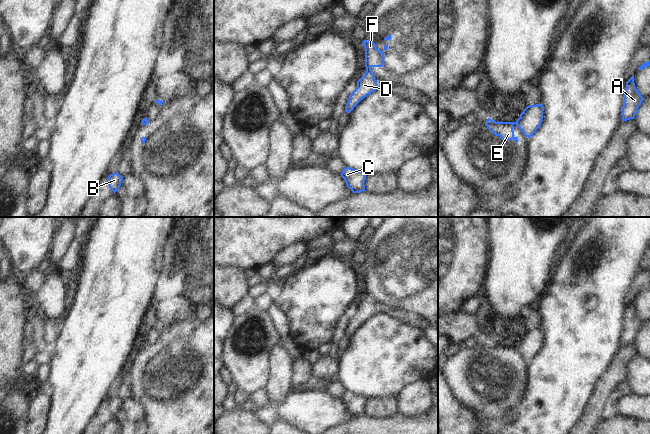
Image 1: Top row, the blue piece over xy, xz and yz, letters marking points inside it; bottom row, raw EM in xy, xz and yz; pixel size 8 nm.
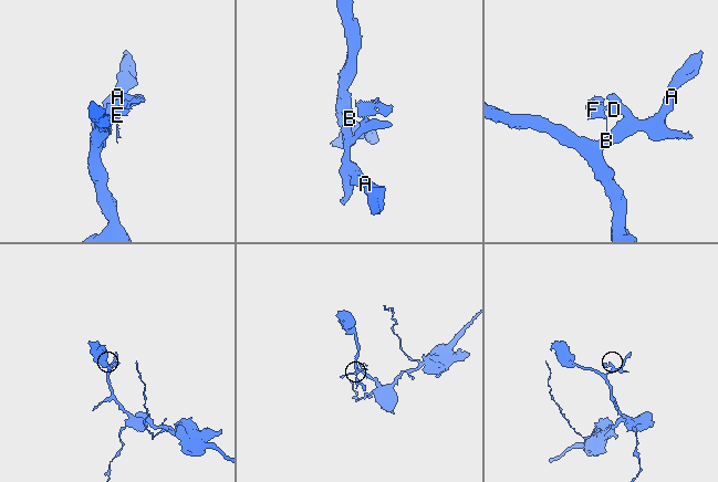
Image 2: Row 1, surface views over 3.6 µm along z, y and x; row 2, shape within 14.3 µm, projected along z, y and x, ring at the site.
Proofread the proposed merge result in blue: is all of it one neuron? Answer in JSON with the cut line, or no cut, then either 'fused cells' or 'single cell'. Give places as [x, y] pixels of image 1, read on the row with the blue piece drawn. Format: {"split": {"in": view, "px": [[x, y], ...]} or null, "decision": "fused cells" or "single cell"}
{"split": {"in": "xz", "px": [[366, 69], [371, 72]]}, "decision": "fused cells"}

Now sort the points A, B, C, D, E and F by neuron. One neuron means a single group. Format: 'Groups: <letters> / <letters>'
Groups: A B C D / E F

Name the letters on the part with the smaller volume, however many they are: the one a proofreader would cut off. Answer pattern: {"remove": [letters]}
{"remove": ["E", "F"]}

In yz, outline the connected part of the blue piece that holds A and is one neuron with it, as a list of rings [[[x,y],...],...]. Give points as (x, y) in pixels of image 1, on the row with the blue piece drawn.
[[[634,75],[626,82],[626,88],[622,106],[622,121],[634,119],[638,108],[644,98],[637,91],[634,83]]]

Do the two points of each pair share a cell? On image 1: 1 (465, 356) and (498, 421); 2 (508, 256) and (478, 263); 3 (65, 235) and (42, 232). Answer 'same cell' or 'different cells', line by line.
1: same cell
2: different cells
3: different cells

